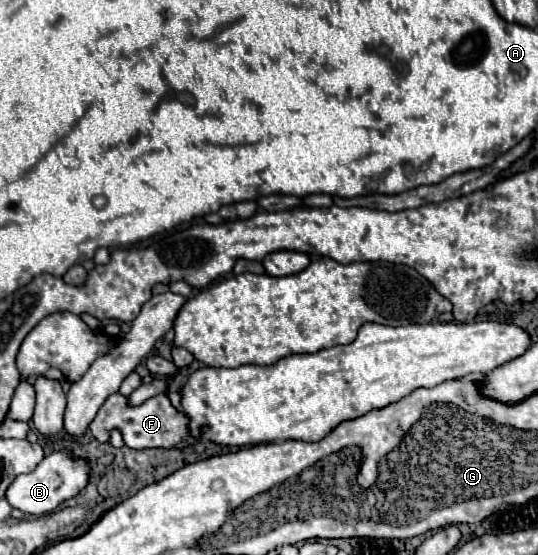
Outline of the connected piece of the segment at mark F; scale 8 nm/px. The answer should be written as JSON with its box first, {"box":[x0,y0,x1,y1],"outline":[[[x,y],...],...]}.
{"box":[90,394,190,450],"outline":[[[112,394],[106,398],[106,402],[100,406],[96,418],[90,424],[90,432],[96,440],[108,442],[110,430],[120,430],[124,436],[124,444],[134,450],[144,448],[172,448],[172,446],[186,446],[190,440],[188,432],[188,418],[184,412],[176,410],[166,394],[156,394],[150,400],[146,400],[140,406],[128,406],[126,398],[122,394]]]}

